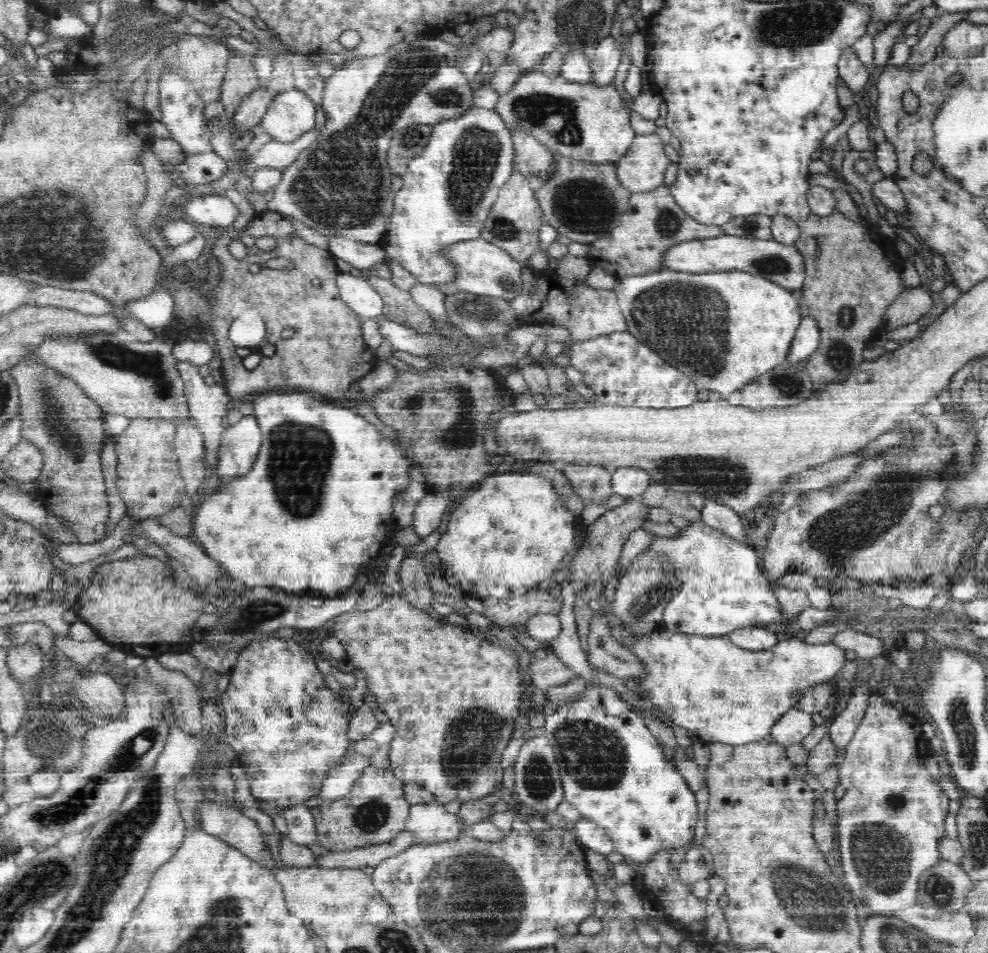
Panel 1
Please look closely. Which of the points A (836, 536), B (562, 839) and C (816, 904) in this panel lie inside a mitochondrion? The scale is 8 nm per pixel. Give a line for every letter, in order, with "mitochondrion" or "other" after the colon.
A: mitochondrion
B: other
C: mitochondrion

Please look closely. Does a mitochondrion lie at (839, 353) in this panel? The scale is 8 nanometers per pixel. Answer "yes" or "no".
yes

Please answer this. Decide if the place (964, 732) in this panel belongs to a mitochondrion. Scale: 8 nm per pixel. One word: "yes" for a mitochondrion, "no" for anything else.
yes

